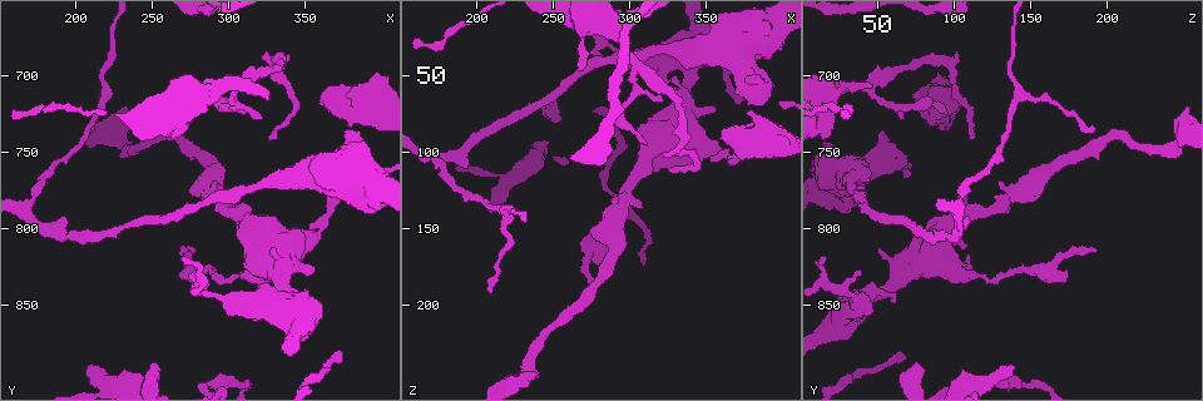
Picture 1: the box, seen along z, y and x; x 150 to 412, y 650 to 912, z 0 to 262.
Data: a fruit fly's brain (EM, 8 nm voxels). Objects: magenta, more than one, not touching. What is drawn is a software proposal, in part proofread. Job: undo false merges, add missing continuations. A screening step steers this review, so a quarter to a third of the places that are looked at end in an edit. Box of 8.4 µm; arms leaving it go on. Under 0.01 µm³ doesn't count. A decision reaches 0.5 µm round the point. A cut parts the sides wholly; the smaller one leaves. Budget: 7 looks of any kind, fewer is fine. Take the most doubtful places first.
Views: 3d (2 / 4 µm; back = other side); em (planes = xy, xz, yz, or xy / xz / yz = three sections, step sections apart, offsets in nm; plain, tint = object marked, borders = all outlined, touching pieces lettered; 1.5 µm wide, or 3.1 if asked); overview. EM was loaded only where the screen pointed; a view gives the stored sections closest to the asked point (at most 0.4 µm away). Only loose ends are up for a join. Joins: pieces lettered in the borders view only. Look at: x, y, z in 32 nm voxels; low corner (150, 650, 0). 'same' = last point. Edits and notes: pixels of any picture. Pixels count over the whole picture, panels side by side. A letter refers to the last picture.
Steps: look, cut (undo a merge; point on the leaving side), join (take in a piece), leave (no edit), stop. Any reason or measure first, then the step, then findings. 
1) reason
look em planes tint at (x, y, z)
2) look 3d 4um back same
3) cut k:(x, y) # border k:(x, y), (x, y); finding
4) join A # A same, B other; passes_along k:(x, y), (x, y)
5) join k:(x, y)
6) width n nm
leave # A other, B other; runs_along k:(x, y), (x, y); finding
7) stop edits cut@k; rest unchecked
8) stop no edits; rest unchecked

tapers out
look 3d 4um at (322, 684, 100)

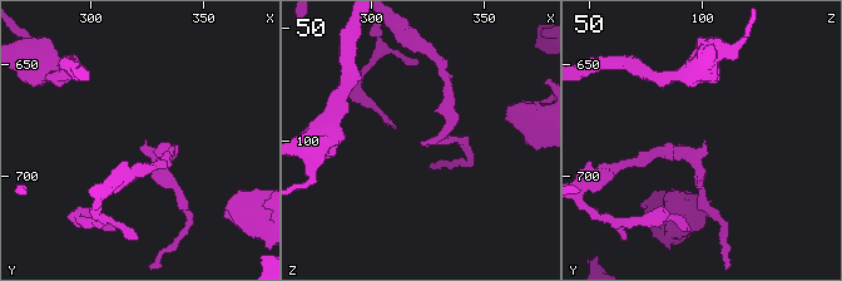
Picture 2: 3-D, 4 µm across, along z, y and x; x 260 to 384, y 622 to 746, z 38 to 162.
arm_widths 180, 200 nm; now the EM
look em xy step 8 tint at (322, 685, 101)

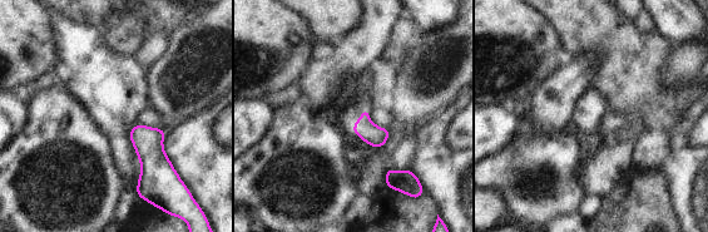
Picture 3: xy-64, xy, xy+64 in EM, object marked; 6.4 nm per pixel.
look em planes borders same

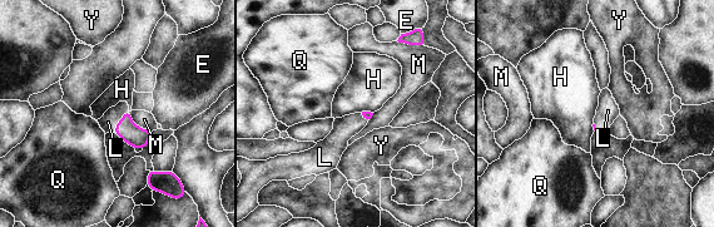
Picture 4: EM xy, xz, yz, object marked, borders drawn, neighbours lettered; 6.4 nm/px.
join L # E other, H other, L same, M other, Q other, Y other; it goes on there

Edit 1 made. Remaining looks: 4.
thin end
look em planes borders at (374, 884, 70)

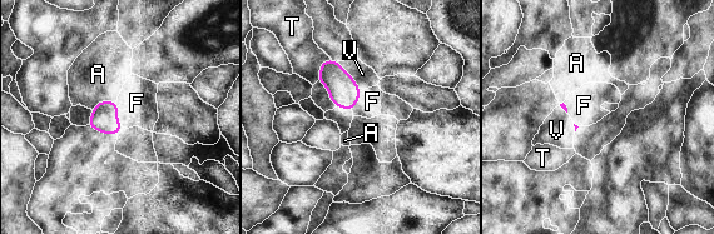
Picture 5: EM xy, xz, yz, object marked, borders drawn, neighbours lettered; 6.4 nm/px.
longest_contact V 260 nm
leave # A other, F other, T other, V other; none of them fits

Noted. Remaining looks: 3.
branch stops here
look 3d 2um at (266, 704, 44)

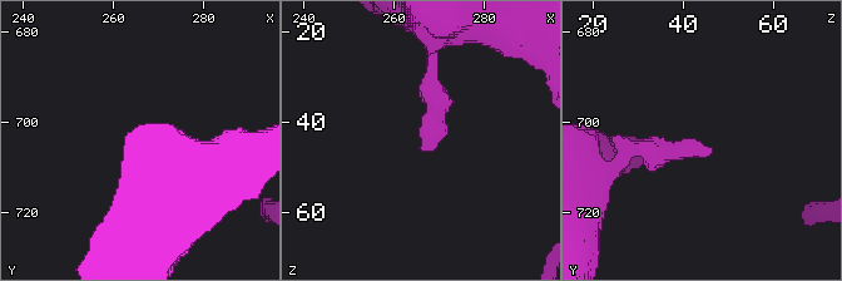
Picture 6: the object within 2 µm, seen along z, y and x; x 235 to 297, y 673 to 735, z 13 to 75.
now the EM
look em xz step 8 tint at (266, 706, 46)

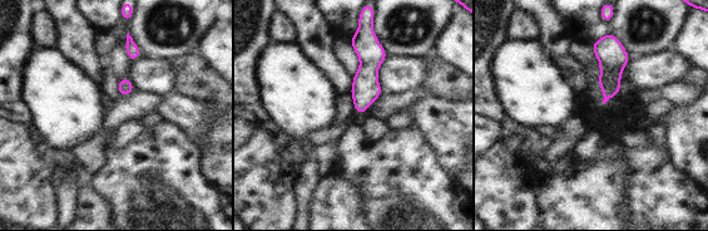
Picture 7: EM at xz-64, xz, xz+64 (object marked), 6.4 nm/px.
look em yz step 4 borders same

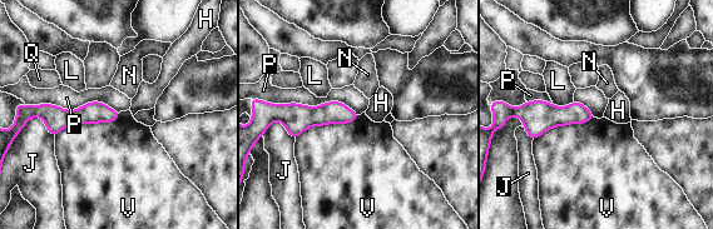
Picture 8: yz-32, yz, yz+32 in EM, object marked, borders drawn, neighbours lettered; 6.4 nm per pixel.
leave # H other, J other, L other, N other, P other, Q other, V other; runs_along 8:(43, 111), (54, 117), (115, 115); no lettered piece goes on from it

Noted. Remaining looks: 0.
stop edits join@4; rest unchecked

